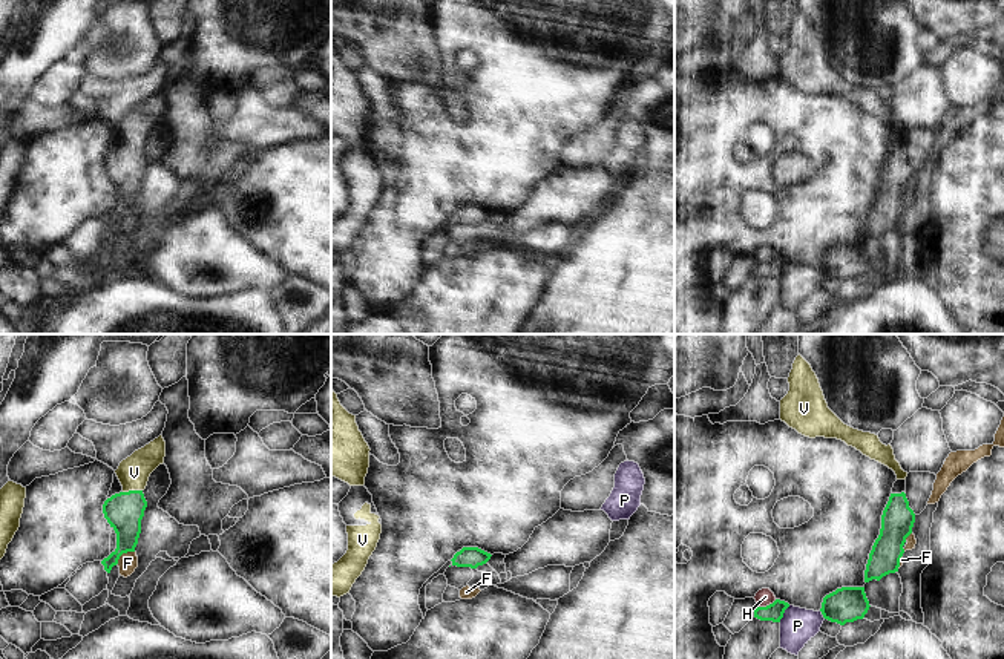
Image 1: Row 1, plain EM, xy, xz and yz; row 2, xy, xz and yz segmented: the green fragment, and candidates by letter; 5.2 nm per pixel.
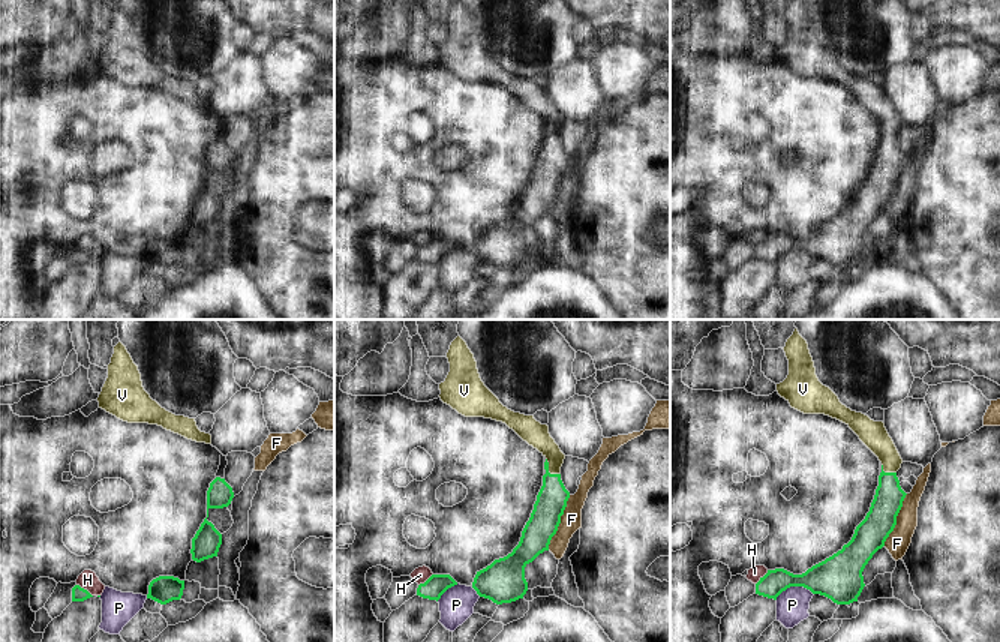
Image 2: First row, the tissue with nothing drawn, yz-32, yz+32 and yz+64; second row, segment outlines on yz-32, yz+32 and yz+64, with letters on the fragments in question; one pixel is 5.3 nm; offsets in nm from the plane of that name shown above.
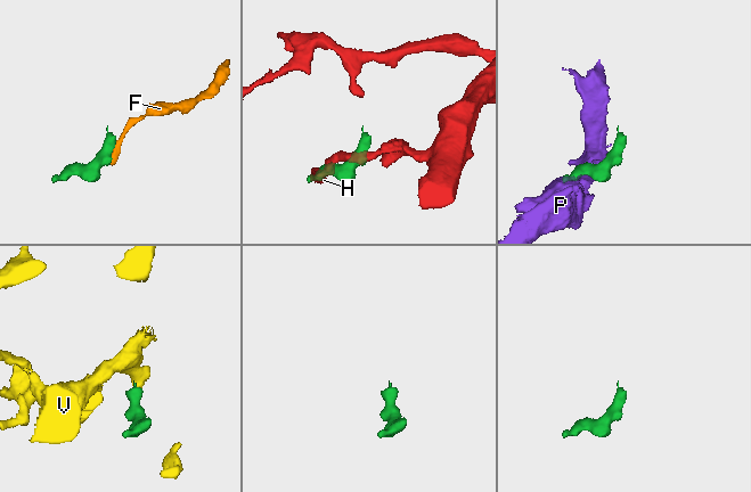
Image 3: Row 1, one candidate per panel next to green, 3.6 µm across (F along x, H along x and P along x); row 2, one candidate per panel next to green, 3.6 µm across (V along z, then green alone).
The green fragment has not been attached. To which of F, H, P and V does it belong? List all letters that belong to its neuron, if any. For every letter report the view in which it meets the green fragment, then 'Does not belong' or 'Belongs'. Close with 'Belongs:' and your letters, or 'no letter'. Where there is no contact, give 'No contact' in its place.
F: Touches green in xy. Does not belong
H: Touches green in yz. Does not belong
P: Touches green in yz. Does not belong
V: Touches green in xy. Belongs
Belongs: V

